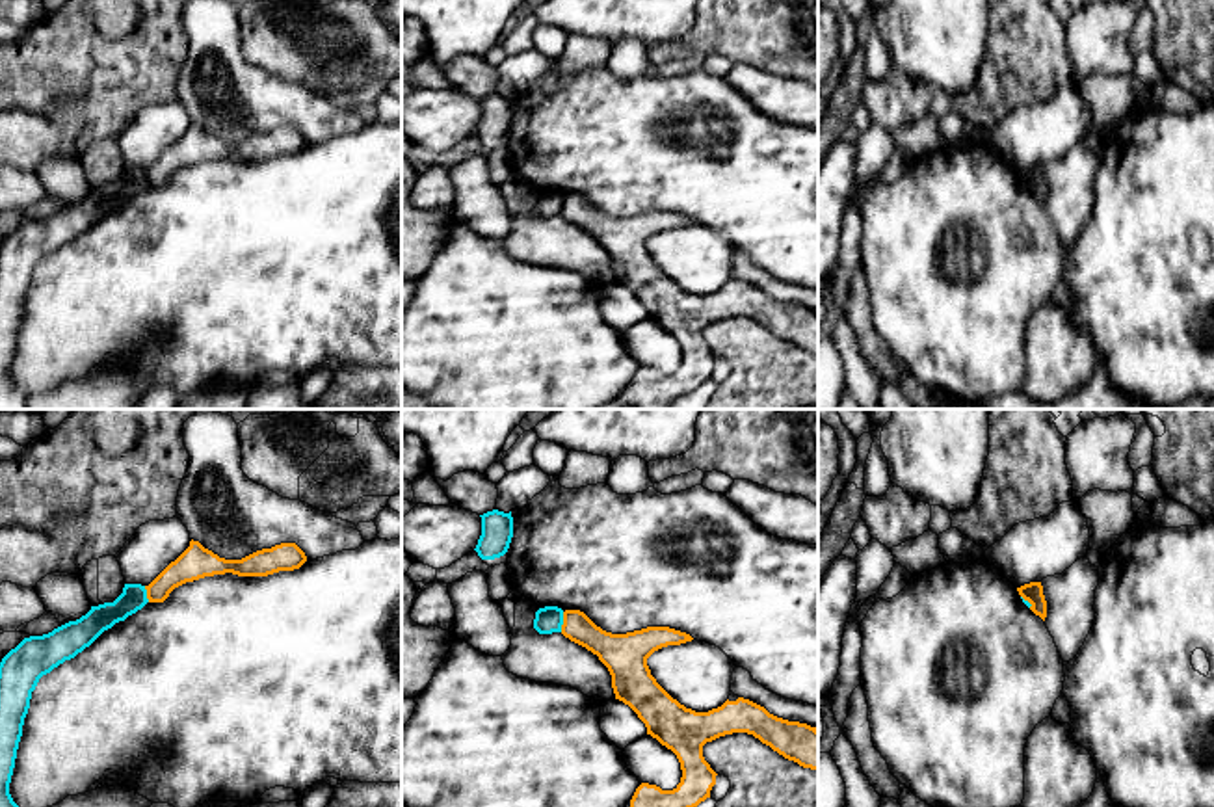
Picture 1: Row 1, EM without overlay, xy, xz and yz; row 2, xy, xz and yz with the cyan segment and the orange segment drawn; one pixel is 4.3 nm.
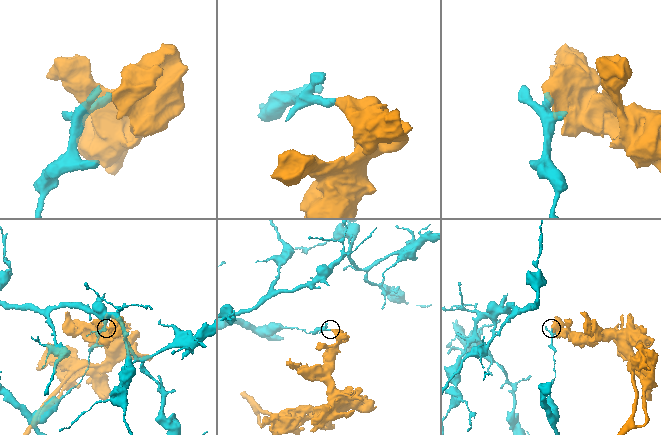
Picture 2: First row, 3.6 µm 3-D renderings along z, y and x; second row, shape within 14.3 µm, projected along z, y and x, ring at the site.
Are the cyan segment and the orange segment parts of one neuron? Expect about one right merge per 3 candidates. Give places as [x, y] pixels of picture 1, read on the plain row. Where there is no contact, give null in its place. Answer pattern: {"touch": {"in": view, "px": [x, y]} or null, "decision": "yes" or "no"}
{"touch": {"in": "xz", "px": [562, 205]}, "decision": "no"}

